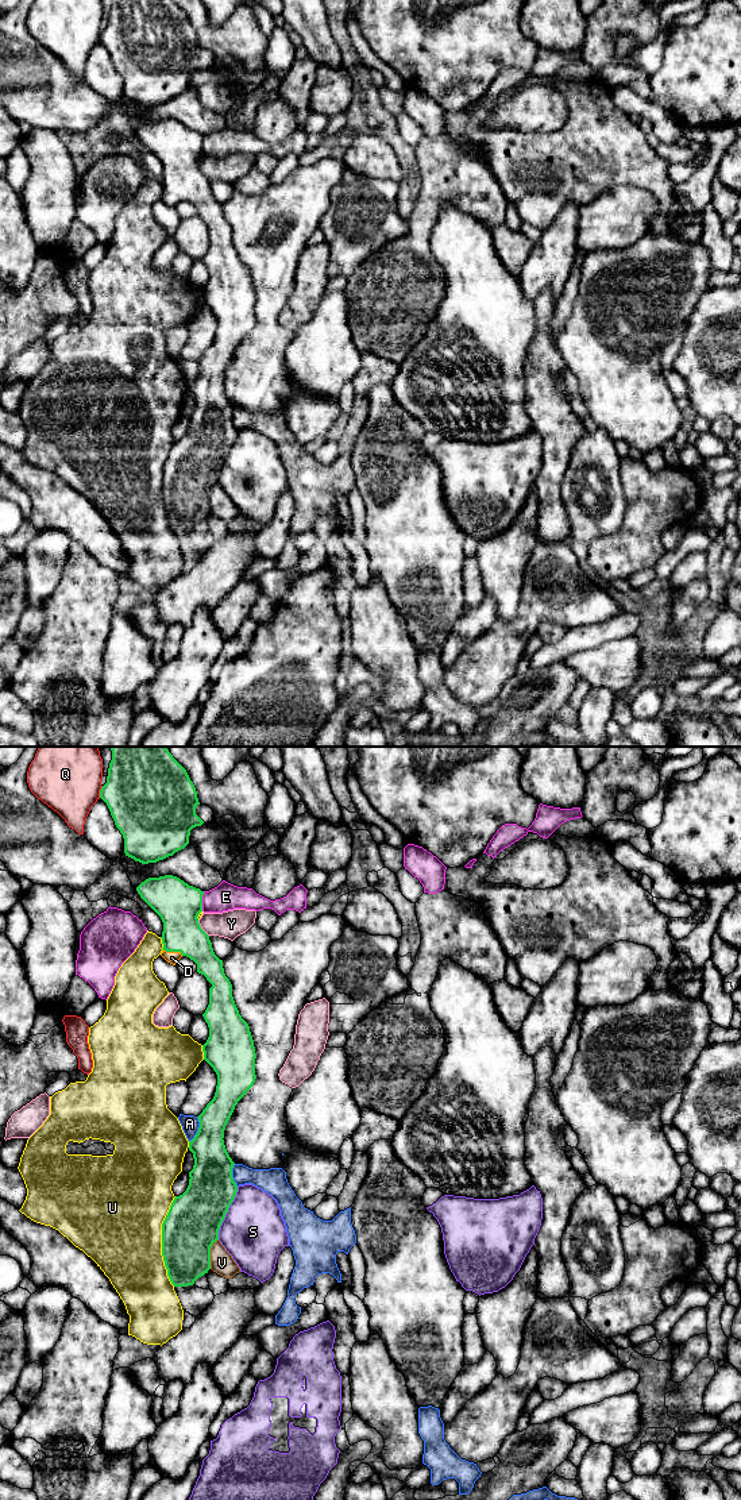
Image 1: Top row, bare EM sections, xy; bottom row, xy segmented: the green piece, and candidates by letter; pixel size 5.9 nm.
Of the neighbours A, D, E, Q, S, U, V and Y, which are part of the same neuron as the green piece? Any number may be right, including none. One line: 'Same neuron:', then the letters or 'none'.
Same neuron: D

